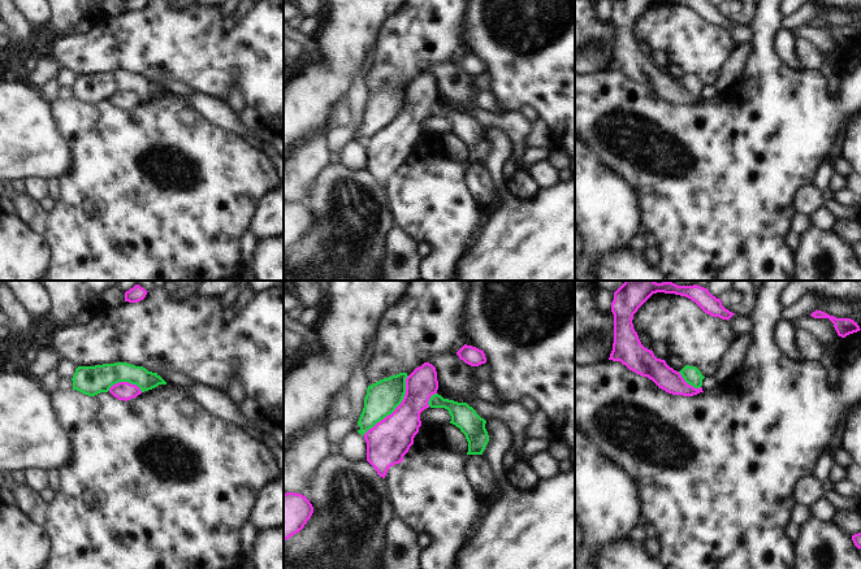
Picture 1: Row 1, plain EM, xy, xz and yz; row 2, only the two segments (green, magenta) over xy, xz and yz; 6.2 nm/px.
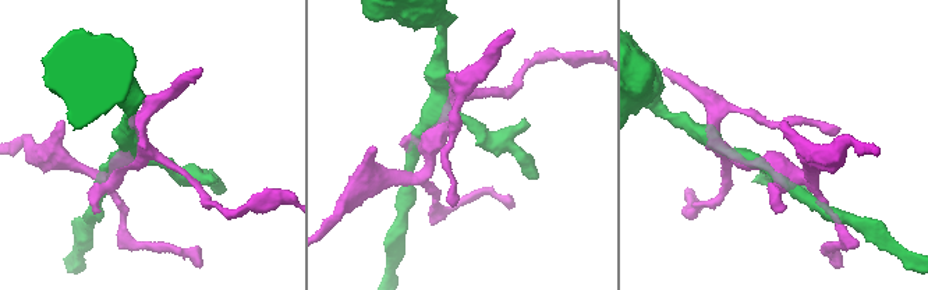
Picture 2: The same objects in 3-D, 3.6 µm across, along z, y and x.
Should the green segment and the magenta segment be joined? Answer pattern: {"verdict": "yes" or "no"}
{"verdict": "no"}

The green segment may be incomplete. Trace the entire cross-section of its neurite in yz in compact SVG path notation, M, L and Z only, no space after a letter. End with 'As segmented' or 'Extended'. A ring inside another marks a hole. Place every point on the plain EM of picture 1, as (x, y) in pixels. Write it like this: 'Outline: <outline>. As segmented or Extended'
Outline: M685 74L679 82L684 87L684 90L695 97L700 97L702 95L702 88L705 86L696 75Z. As segmented.

